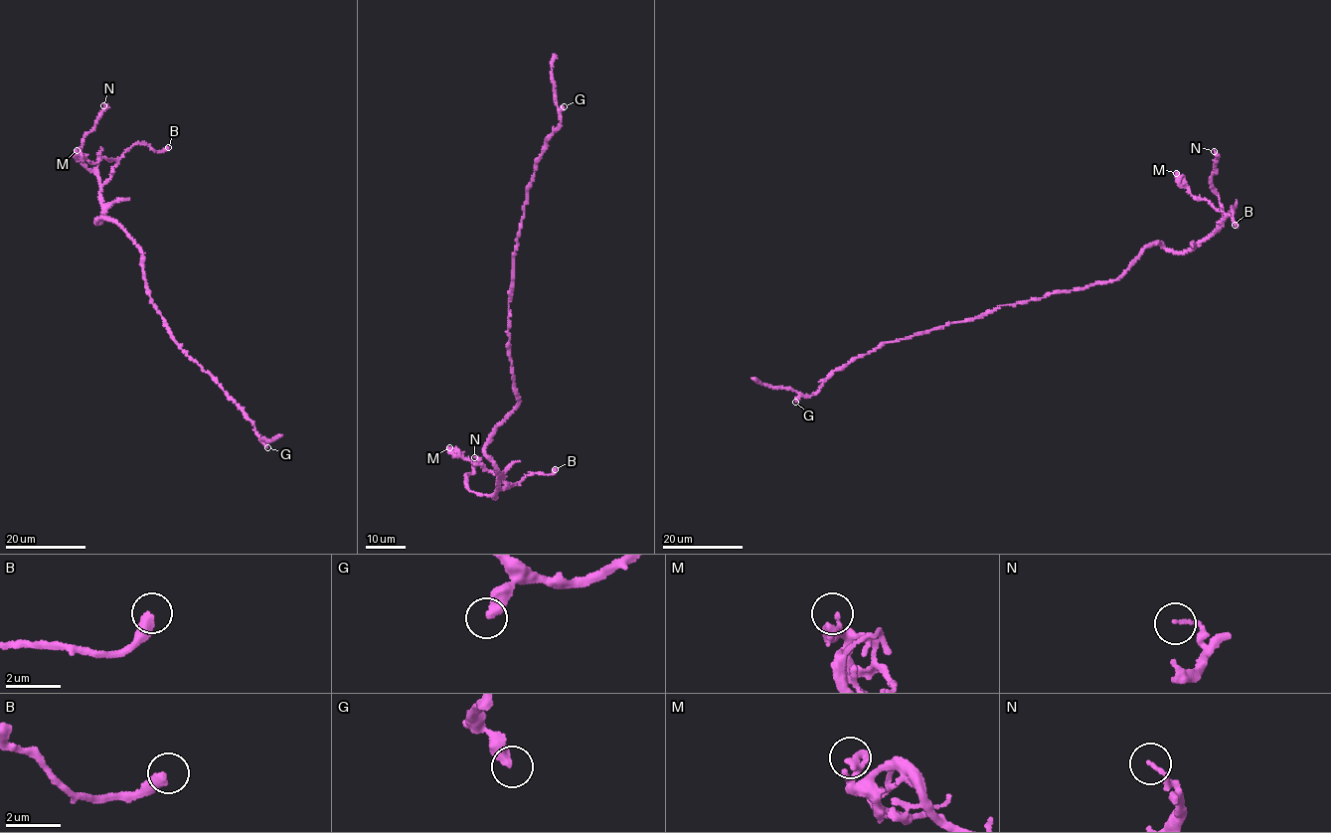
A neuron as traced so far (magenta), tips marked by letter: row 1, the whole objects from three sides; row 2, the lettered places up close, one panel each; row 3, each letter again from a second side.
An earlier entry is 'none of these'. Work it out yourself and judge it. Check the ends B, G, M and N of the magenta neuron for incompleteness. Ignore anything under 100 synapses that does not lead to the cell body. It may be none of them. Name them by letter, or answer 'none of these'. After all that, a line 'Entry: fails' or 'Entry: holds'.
none of these
Entry: holds

